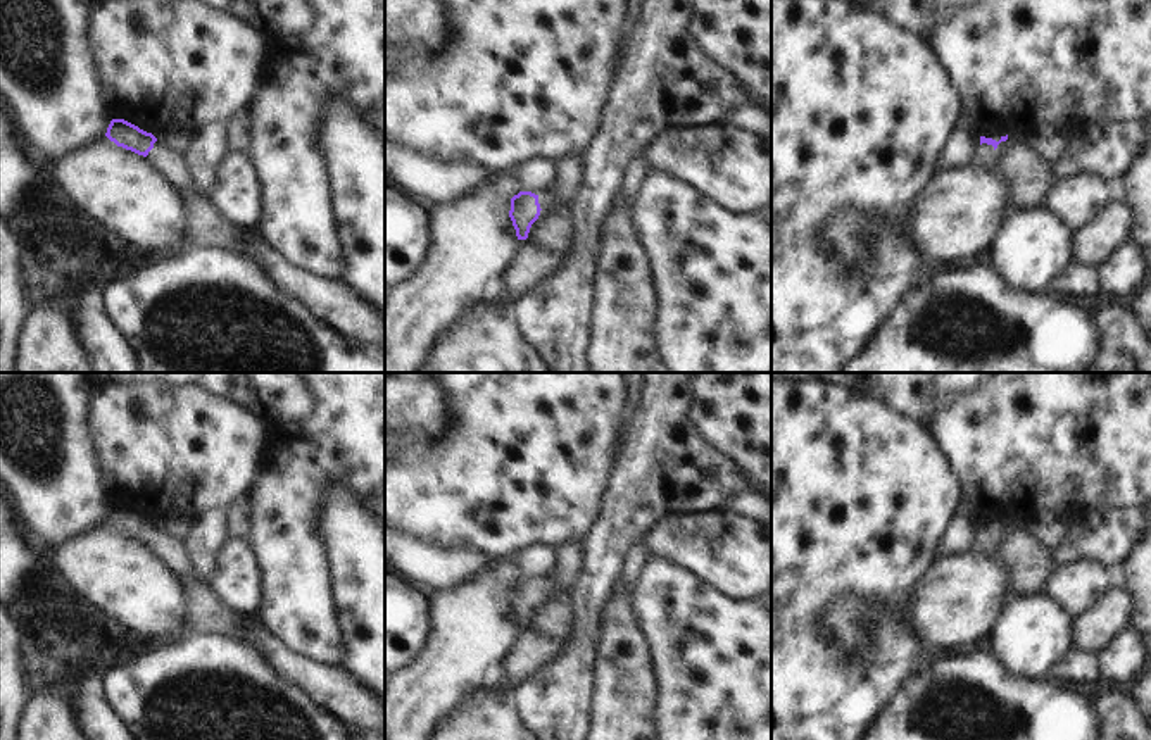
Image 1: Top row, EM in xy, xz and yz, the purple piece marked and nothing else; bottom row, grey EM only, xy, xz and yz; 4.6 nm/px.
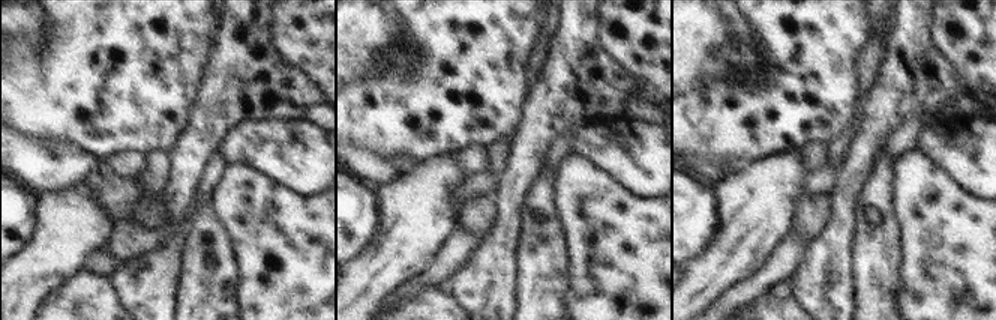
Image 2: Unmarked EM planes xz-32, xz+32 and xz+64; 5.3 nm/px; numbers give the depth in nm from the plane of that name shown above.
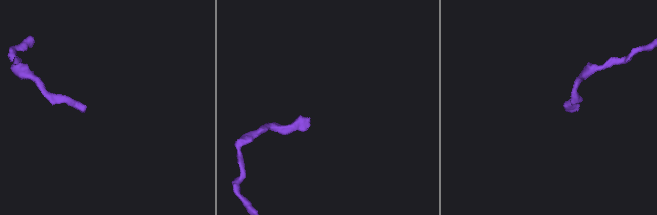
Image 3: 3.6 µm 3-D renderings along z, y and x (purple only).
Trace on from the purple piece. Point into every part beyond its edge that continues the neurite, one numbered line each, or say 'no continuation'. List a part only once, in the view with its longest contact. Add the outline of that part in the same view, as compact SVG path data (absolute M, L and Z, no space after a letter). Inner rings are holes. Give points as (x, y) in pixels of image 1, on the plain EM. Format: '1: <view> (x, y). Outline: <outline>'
1: yz (986, 542). Outline: M982 530L977 540L973 542L972 550L984 554L984 555L994 555L996 543L997 543L997 538L994 536L994 533Z

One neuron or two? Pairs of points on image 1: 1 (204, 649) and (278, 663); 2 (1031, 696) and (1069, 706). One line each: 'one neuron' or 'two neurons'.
1: two neurons
2: one neuron

